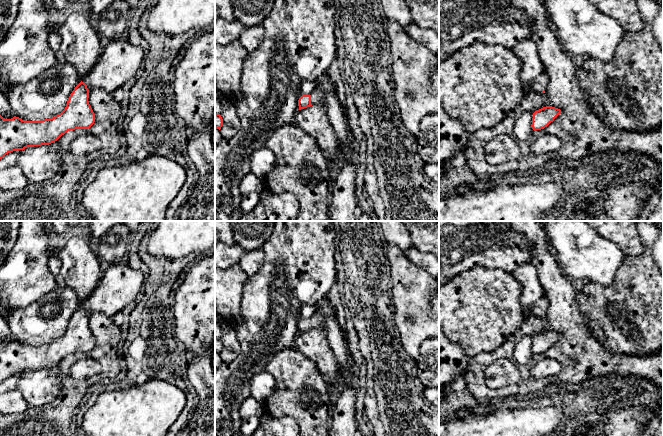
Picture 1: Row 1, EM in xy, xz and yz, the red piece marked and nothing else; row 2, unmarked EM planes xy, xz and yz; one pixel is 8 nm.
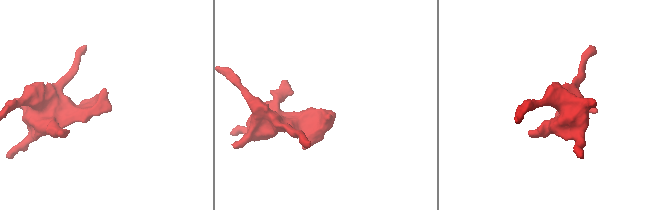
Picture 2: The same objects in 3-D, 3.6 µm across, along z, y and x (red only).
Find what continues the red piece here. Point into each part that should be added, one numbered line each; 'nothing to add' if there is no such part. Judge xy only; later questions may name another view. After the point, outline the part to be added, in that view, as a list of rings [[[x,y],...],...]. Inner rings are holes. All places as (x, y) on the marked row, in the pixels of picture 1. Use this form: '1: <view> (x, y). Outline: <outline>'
1: xy (120, 61). Outline: [[[125,37],[114,39],[102,50],[102,54],[94,68],[81,81],[87,85],[88,90],[98,88],[107,93],[123,87],[132,78],[135,78],[141,68],[144,51],[126,40]]]

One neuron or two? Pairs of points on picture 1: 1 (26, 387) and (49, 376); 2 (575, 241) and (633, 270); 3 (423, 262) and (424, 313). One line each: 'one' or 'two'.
1: one
2: two
3: two

